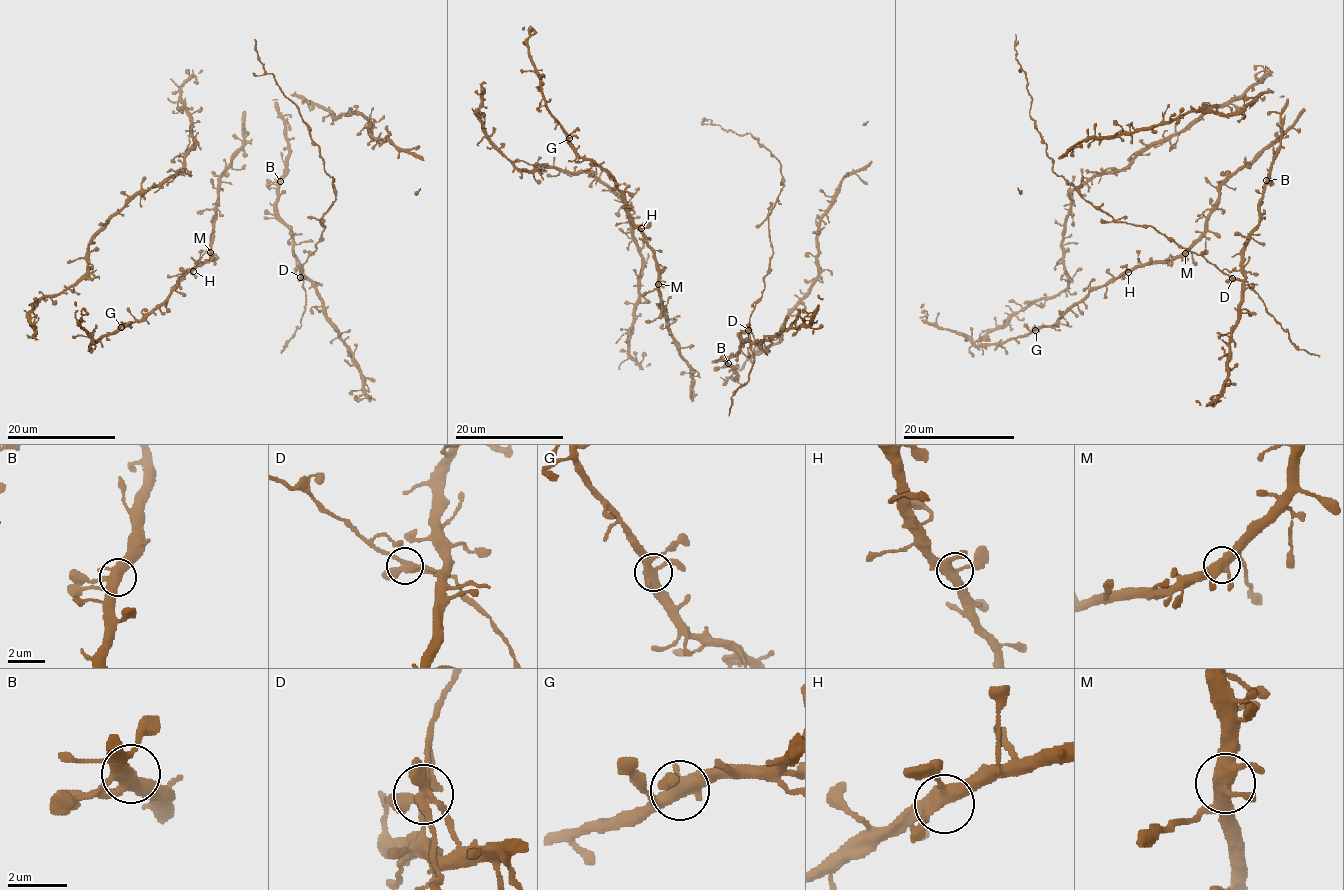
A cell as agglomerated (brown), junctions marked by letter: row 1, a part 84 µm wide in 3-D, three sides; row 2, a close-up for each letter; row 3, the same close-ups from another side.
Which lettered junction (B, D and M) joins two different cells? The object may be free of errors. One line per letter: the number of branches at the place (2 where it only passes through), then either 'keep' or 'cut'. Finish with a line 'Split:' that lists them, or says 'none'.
B: 4 branches meet; keep
D: 4 branches meet; keep
M: 4 branches meet; keep
Split: none

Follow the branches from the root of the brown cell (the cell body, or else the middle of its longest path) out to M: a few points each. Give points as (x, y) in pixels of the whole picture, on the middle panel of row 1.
M: (639, 228), (645, 243), (653, 253), (659, 284)

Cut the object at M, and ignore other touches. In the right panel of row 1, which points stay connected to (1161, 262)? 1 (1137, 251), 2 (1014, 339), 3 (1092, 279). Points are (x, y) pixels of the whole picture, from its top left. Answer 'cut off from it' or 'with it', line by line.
1: with it
2: with it
3: with it

